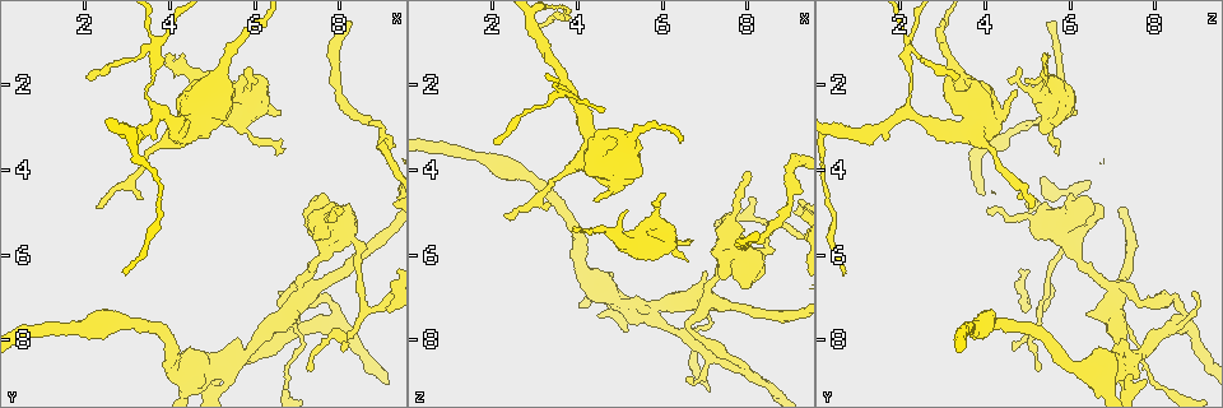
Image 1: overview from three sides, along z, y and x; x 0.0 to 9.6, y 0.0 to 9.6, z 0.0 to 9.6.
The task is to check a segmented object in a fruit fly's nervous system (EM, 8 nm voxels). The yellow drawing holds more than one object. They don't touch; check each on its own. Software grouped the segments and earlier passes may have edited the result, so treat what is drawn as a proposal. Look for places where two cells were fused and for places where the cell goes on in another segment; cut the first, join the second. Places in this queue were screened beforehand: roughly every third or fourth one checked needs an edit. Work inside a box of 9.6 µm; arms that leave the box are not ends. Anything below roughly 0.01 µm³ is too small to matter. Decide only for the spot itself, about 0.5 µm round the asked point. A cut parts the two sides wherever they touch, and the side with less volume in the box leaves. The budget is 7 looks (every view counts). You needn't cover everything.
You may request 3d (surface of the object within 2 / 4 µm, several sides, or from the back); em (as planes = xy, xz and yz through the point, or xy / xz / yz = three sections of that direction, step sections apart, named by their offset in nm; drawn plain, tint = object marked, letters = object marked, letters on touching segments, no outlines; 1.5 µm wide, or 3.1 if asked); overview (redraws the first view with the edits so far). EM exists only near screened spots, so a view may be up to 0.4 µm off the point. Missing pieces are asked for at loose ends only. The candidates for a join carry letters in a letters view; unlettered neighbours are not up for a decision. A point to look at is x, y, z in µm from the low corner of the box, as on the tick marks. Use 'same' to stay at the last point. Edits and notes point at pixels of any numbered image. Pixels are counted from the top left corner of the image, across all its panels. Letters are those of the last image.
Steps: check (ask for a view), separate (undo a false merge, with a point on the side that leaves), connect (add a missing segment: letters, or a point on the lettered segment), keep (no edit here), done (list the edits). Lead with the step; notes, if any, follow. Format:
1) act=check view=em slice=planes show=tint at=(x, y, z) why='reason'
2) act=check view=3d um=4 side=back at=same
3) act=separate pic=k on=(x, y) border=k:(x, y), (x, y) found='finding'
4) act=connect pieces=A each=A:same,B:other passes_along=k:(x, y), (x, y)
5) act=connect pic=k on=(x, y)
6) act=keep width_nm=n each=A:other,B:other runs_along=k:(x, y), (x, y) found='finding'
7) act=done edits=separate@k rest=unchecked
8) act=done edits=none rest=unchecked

act=check view=em slice=planes show=tint at=(4.00, 1.25, 5.40) why='thin end'

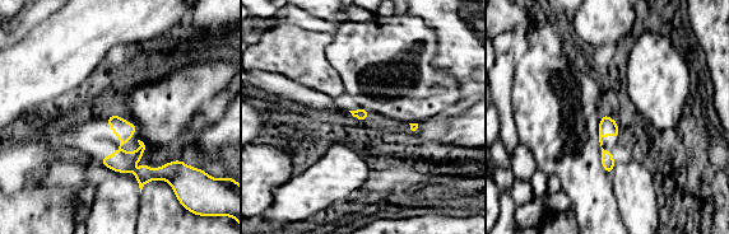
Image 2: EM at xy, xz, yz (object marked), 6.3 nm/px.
act=check view=em slice=planes show=letters at=same why='see the neighbours'

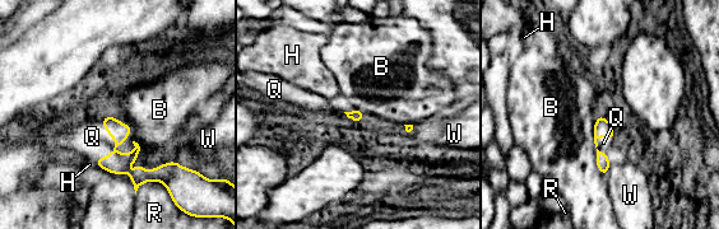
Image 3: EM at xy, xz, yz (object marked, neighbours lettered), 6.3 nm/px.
act=connect pieces=Q longest_contact=B:440nm each=B:other,H:other,Q:same,R:other,W:other passes_along=3:(116, 163), (115, 144), (91, 139) found='the cell continues'

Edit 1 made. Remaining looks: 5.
act=check view=3d um=2 at=(6.65, 3.55, 5.65) why='thin end'

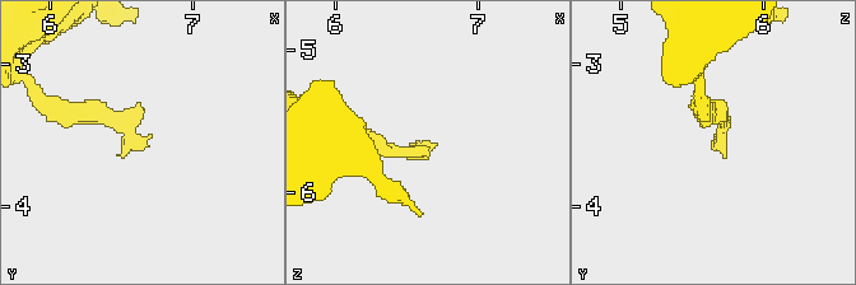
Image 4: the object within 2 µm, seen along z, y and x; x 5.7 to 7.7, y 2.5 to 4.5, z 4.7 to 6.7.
act=check view=em slice=planes show=letters at=(6.70, 3.56, 5.70) why='need the tissue'

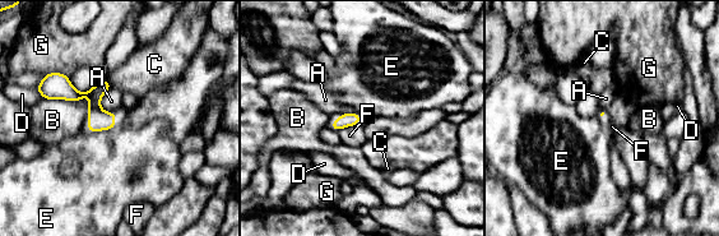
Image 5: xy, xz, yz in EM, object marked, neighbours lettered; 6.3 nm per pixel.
act=keep longest_contact=B:300nm each=A:other,B:other,C:other,D:other,E:other,F:other,G:other found='no lettered segment goes on from it'

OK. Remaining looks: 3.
act=done edits=connect@3 rest=unchecked

